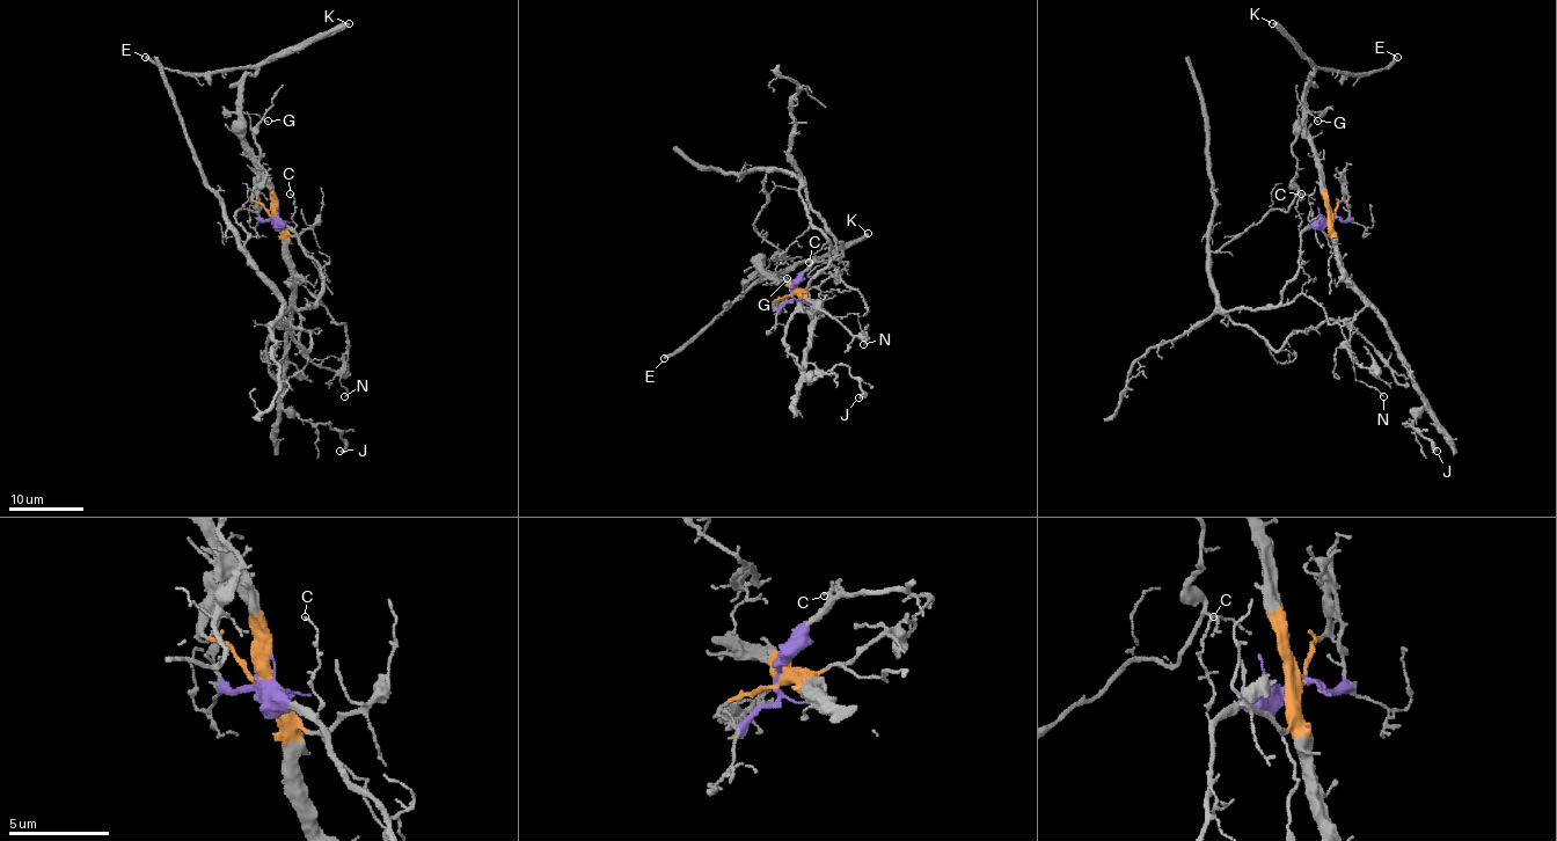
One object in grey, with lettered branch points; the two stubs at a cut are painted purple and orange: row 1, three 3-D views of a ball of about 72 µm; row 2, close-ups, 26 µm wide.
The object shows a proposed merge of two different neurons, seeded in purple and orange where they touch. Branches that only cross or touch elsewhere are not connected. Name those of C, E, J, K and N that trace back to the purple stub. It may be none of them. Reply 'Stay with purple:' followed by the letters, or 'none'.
Stay with purple: C, N

